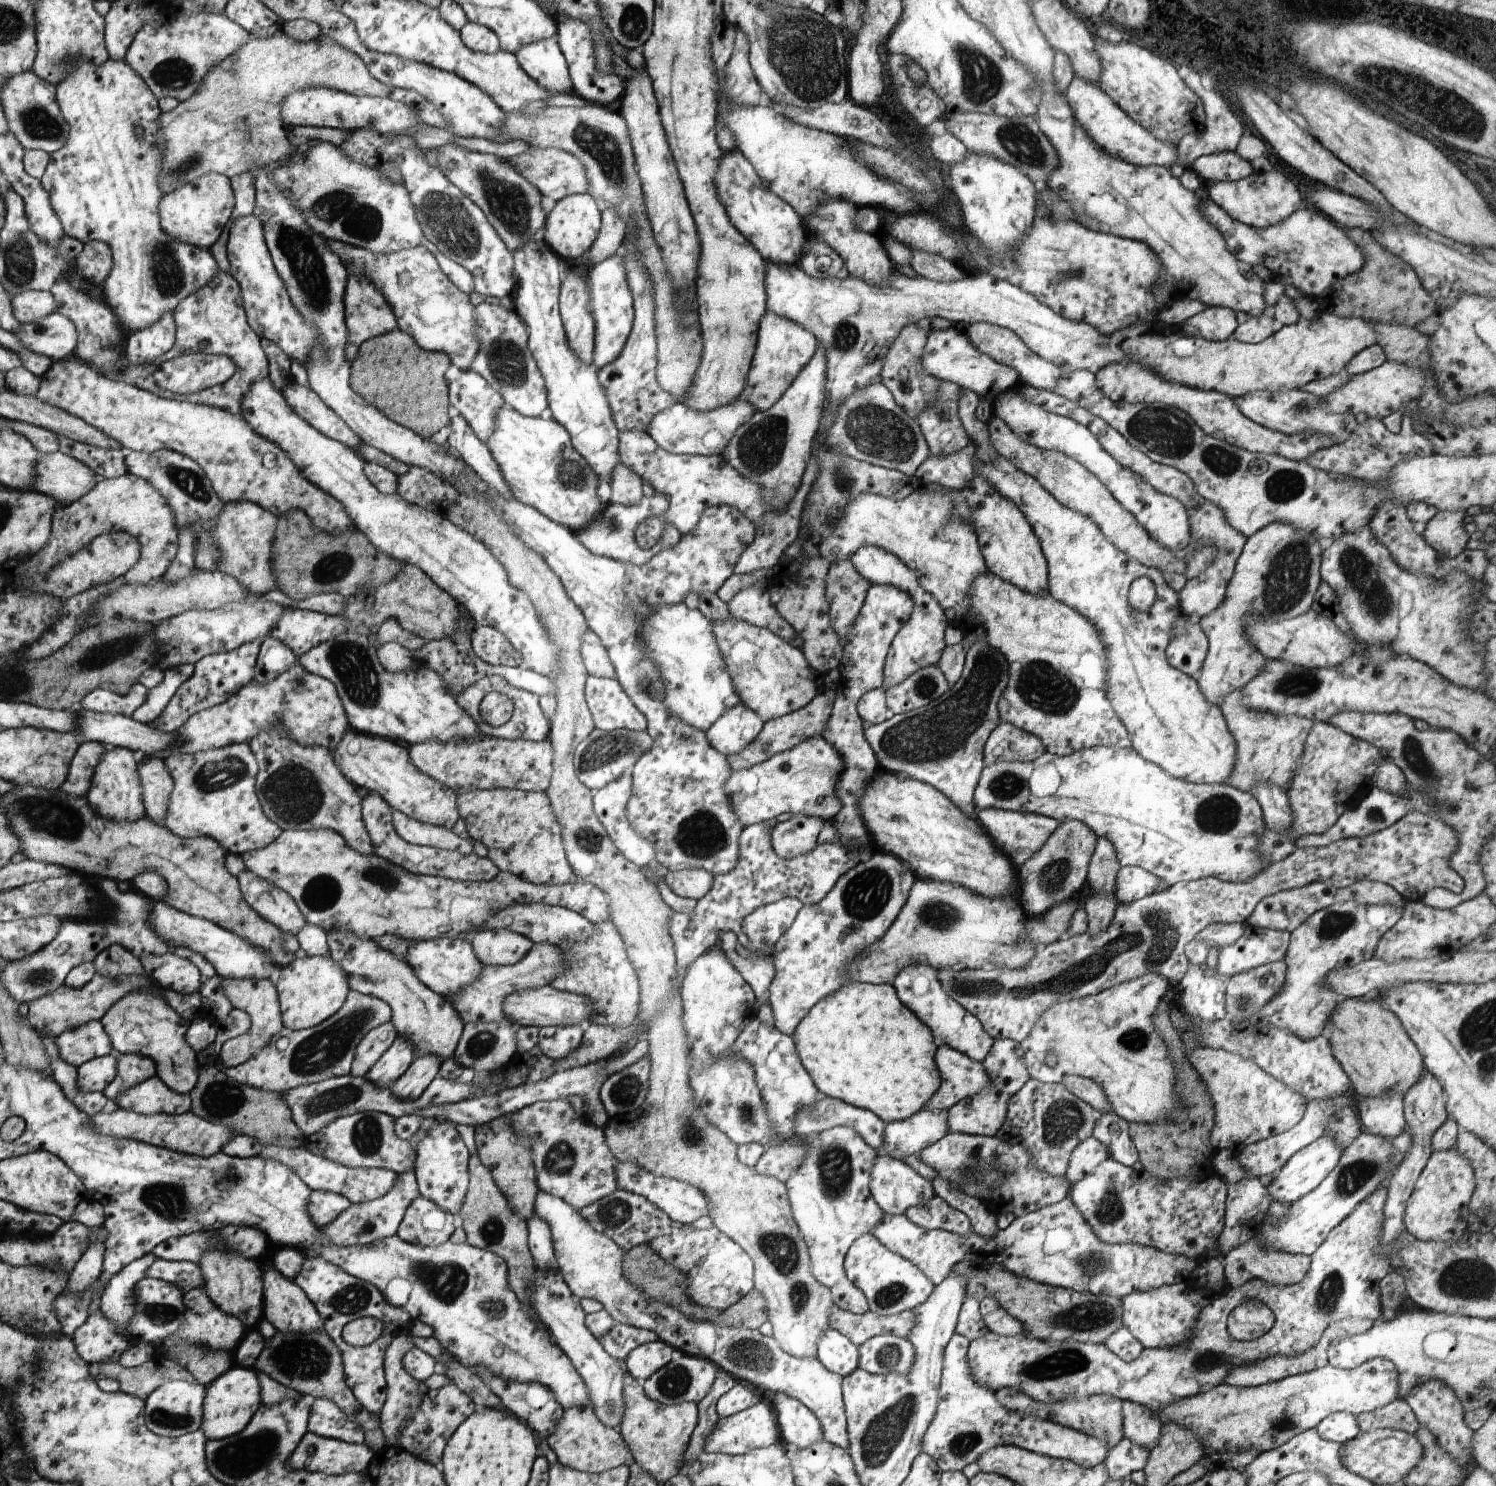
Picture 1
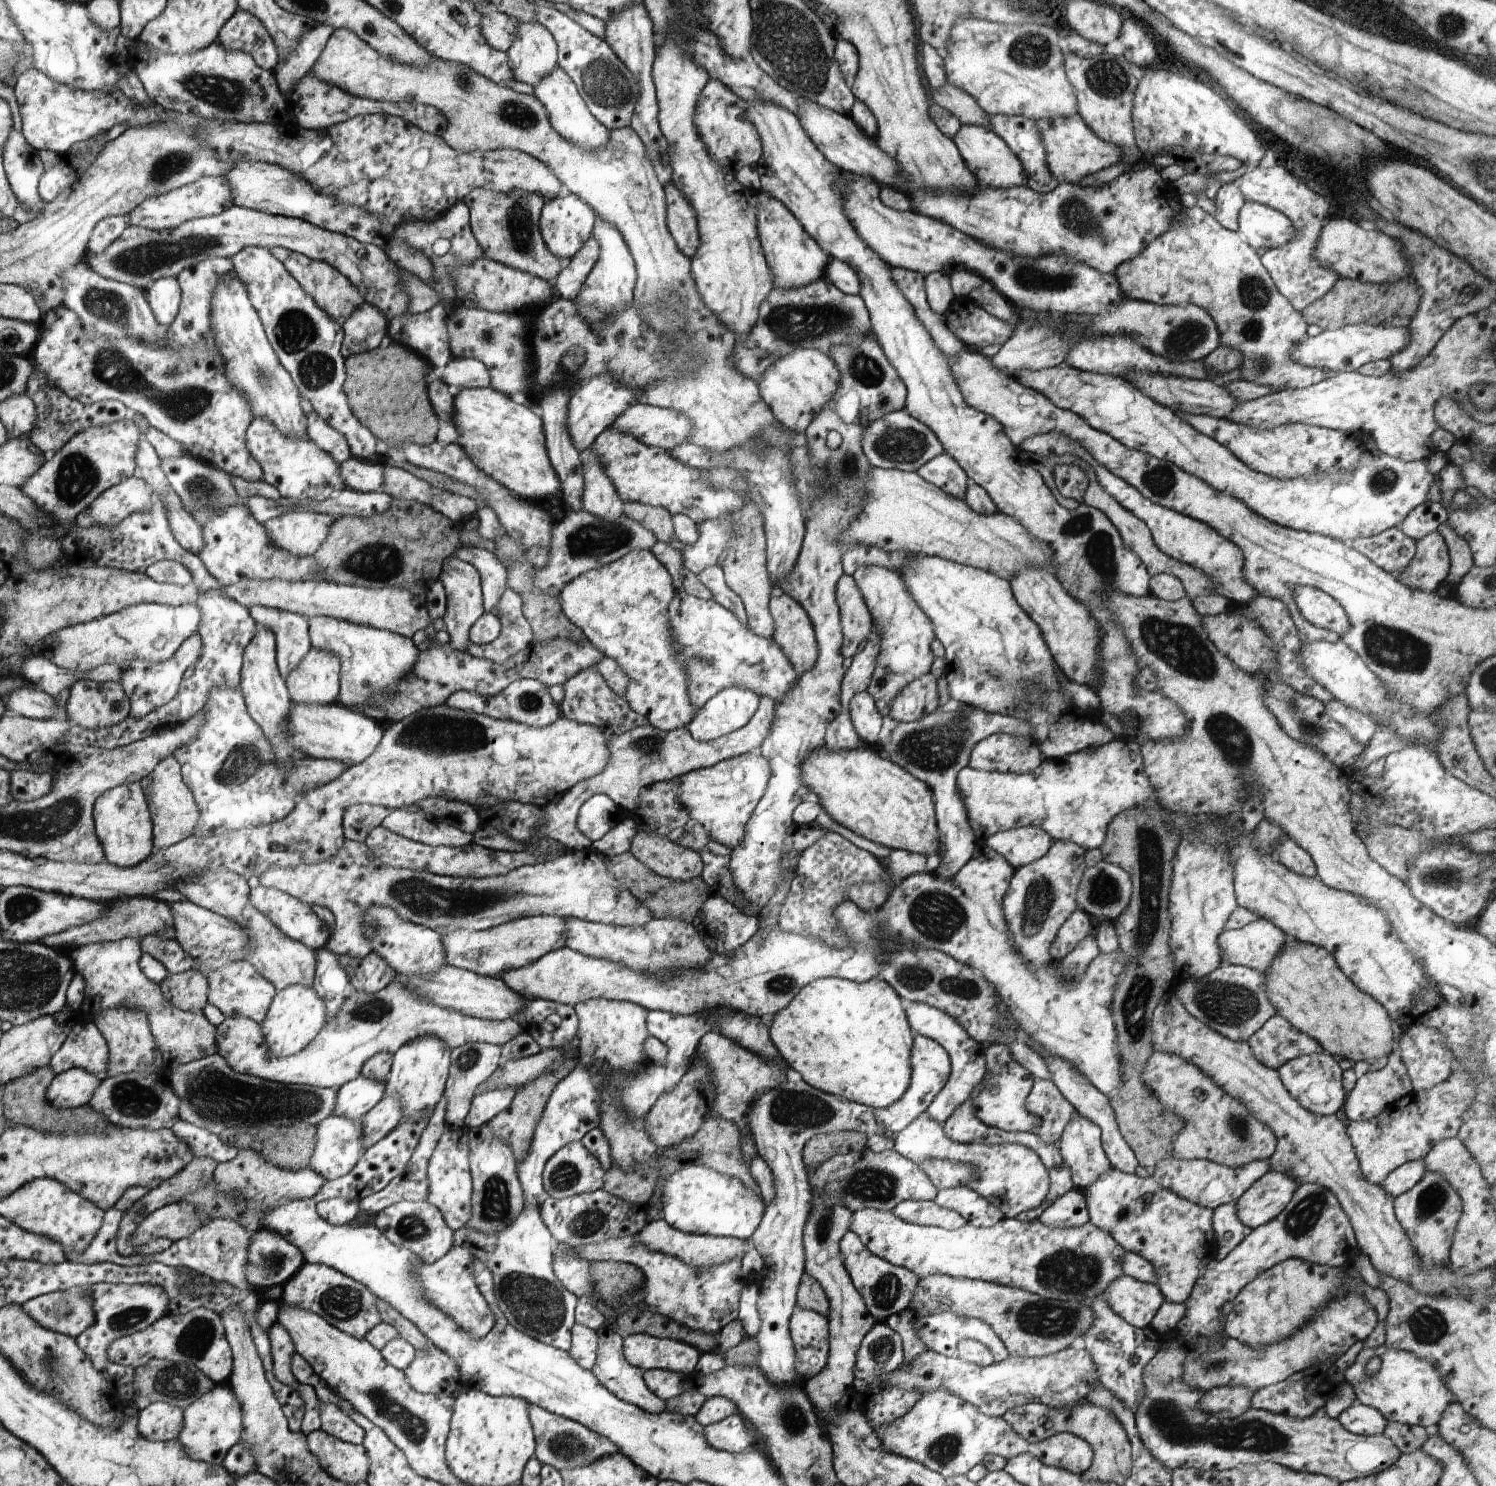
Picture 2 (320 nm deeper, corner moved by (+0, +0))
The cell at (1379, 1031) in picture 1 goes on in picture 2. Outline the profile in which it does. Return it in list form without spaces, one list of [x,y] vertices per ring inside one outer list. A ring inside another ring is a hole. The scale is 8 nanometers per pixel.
[[[1289,939],[1288,942],[1285,942],[1284,945],[1280,946],[1280,949],[1275,954],[1274,959],[1267,969],[1261,971],[1264,975],[1264,991],[1268,1001],[1271,1003],[1271,1006],[1274,1006],[1275,1012],[1281,1017],[1287,1020],[1293,1028],[1296,1028],[1298,1031],[1305,1033],[1307,1036],[1310,1036],[1317,1044],[1326,1050],[1330,1055],[1337,1054],[1341,1058],[1351,1060],[1352,1063],[1359,1062],[1359,1060],[1364,1060],[1370,1062],[1381,1058],[1381,1056],[1391,1056],[1395,1045],[1391,1039],[1391,1028],[1389,1027],[1390,1018],[1386,1013],[1386,1010],[1376,1001],[1373,1000],[1368,994],[1361,992],[1342,972],[1339,970],[1337,963],[1333,960],[1333,957],[1323,948],[1317,945],[1312,945],[1309,943],[1302,943],[1301,941],[1295,941]]]

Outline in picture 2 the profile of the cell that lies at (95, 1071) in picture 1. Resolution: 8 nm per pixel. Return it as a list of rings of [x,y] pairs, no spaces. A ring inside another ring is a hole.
[[[73,1067],[55,1075],[45,1092],[49,1104],[56,1109],[74,1109],[87,1105],[100,1084],[97,1076]]]

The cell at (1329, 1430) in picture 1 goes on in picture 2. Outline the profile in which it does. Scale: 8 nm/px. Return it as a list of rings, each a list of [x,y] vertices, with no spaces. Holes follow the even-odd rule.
[[[1357,1399],[1336,1419],[1345,1430],[1363,1436],[1381,1435],[1386,1425],[1379,1411],[1369,1405],[1362,1405]]]

